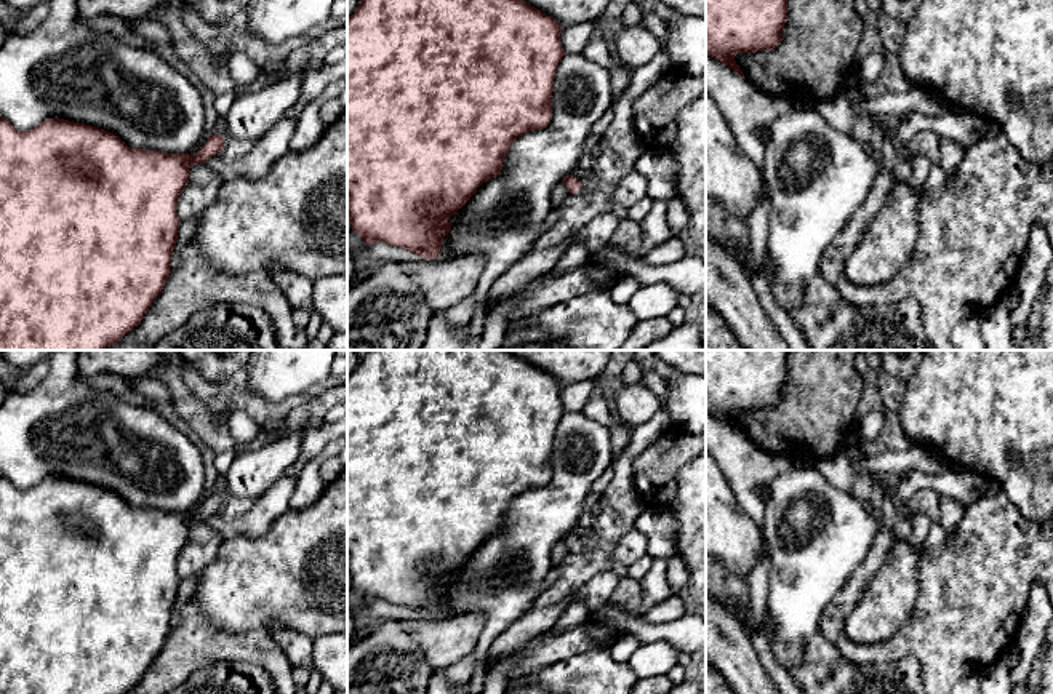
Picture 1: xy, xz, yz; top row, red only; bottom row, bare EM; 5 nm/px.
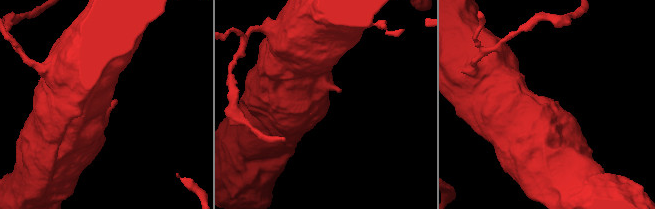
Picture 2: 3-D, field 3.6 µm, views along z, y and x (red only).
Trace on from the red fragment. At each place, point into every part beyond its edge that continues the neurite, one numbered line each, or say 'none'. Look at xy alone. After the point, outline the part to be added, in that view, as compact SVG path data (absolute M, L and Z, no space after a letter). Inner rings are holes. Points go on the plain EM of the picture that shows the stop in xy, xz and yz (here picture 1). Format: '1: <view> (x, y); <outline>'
1: xy (252, 474); M304 430L283 437L264 448L238 454L219 480L224 497L256 501L294 464L301 453Z

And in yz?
none

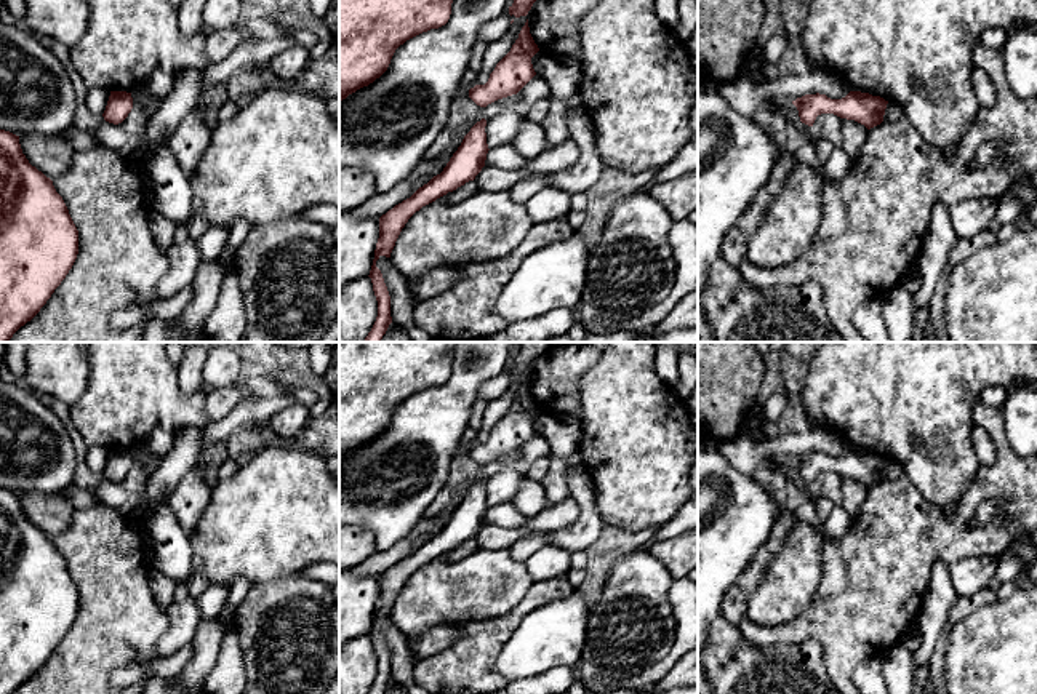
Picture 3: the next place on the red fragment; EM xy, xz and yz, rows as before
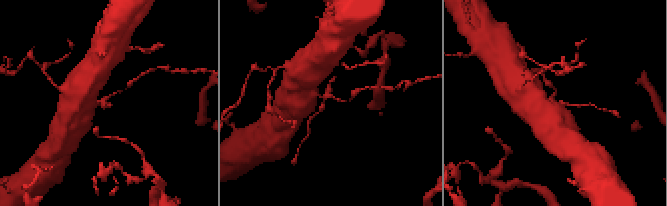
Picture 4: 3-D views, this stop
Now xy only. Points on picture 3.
none

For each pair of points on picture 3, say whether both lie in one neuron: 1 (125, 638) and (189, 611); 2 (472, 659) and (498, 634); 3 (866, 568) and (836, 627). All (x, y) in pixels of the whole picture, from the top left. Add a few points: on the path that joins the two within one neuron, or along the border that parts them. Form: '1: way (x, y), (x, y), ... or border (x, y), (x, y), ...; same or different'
1: border (167, 613), (168, 632), (157, 643), (160, 656); different
2: way (479, 653), (492, 640); same
3: way (866, 582), (866, 592), (847, 613); same

